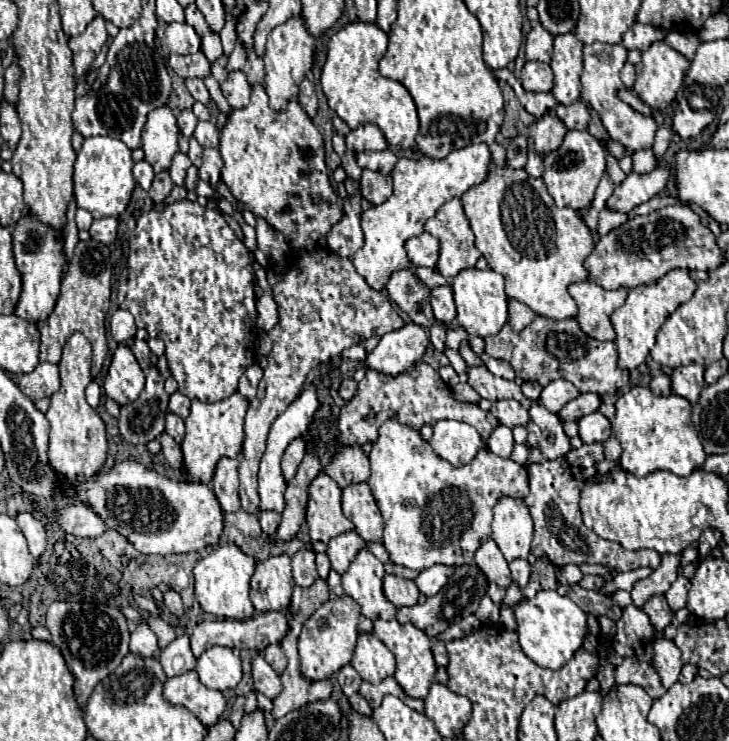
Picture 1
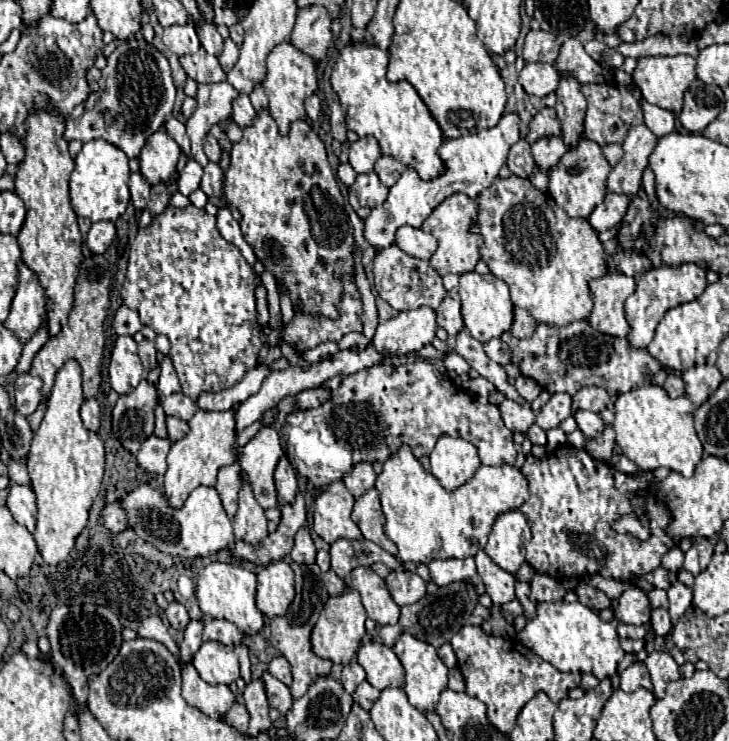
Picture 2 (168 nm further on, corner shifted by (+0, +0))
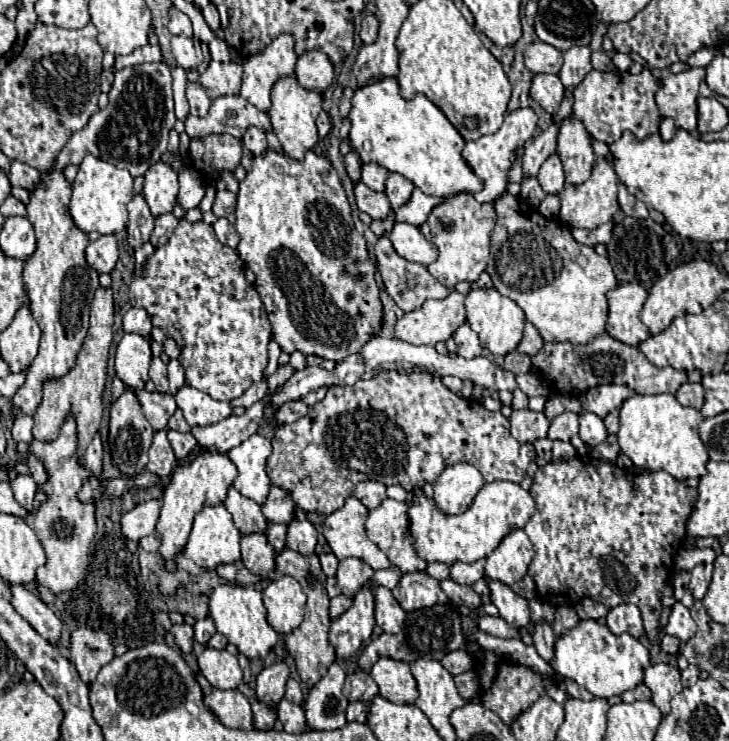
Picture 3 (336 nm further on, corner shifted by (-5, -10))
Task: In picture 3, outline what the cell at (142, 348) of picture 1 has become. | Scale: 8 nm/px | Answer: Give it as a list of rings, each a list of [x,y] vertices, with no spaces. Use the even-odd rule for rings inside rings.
[[[155,356],[151,360],[151,368],[149,368],[149,376],[157,388],[157,392],[167,394],[169,392],[169,382],[167,382],[167,366],[163,364],[163,360],[159,356]]]

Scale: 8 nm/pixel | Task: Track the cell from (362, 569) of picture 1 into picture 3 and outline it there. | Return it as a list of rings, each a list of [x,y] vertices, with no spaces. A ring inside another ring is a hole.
[[[383,586],[375,588],[375,618],[377,618],[377,626],[385,634],[397,634],[403,626],[405,610],[393,598],[389,588]]]

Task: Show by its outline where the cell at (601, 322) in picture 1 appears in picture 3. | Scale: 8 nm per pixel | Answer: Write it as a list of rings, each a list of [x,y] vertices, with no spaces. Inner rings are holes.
[[[619,284],[607,292],[609,320],[607,334],[623,344],[637,346],[649,338],[649,330],[639,318],[639,312],[647,300],[647,290],[641,284]],[[645,330],[645,332],[643,332]]]

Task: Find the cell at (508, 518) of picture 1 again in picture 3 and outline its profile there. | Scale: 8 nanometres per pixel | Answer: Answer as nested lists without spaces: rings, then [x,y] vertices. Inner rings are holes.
[[[515,530],[501,540],[501,544],[487,556],[485,576],[503,584],[519,582],[527,574],[527,566],[533,560],[533,546],[523,530]]]

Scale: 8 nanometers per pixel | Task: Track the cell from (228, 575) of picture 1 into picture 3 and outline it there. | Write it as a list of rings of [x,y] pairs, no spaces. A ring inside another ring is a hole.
[[[227,582],[213,588],[209,600],[209,614],[217,624],[217,632],[223,634],[231,644],[235,644],[237,650],[249,660],[263,660],[279,640],[279,634],[267,624],[267,610],[263,606],[261,592],[253,586],[239,586]]]

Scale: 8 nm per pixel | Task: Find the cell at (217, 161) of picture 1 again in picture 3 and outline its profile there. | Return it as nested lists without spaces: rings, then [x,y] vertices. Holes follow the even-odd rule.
[[[219,190],[213,202],[213,214],[215,216],[229,216],[235,212],[235,200],[237,196],[229,190]]]

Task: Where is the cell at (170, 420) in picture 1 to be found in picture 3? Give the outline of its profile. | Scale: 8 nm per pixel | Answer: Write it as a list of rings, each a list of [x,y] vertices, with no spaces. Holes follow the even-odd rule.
[[[169,430],[167,436],[169,436],[169,444],[171,444],[171,448],[173,448],[177,458],[185,458],[193,450],[193,446],[195,446],[195,438],[193,438],[191,432],[183,434],[183,432]]]

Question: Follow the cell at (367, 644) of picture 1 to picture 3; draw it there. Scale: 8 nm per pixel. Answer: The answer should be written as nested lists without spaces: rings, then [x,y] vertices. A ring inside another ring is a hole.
[[[379,658],[371,668],[371,678],[377,682],[379,694],[393,704],[413,704],[419,696],[407,662]]]

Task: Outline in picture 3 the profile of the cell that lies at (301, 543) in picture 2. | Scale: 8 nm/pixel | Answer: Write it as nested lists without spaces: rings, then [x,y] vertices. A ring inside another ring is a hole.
[[[291,520],[287,530],[287,548],[301,552],[303,556],[309,556],[315,552],[317,544],[317,530],[309,520]]]

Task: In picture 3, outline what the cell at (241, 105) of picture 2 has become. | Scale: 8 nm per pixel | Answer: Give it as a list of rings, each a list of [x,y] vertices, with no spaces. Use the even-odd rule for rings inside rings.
[[[249,128],[247,134],[243,136],[243,146],[247,150],[253,152],[253,156],[263,156],[263,152],[267,152],[267,140],[265,140],[265,132],[259,128]]]

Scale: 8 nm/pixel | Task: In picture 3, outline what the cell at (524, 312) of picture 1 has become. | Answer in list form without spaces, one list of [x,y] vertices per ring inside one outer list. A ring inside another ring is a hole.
[[[525,324],[525,334],[523,334],[523,340],[519,342],[517,346],[517,352],[523,352],[523,354],[529,354],[529,356],[535,356],[535,352],[539,352],[539,348],[543,348],[543,338],[539,336],[537,328],[533,324]]]

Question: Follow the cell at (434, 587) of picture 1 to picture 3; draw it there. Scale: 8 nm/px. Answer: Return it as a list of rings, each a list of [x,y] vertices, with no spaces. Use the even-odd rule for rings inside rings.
[[[477,560],[477,562],[455,562],[451,566],[451,578],[459,584],[473,584],[477,580],[483,578],[483,566],[485,560]]]

